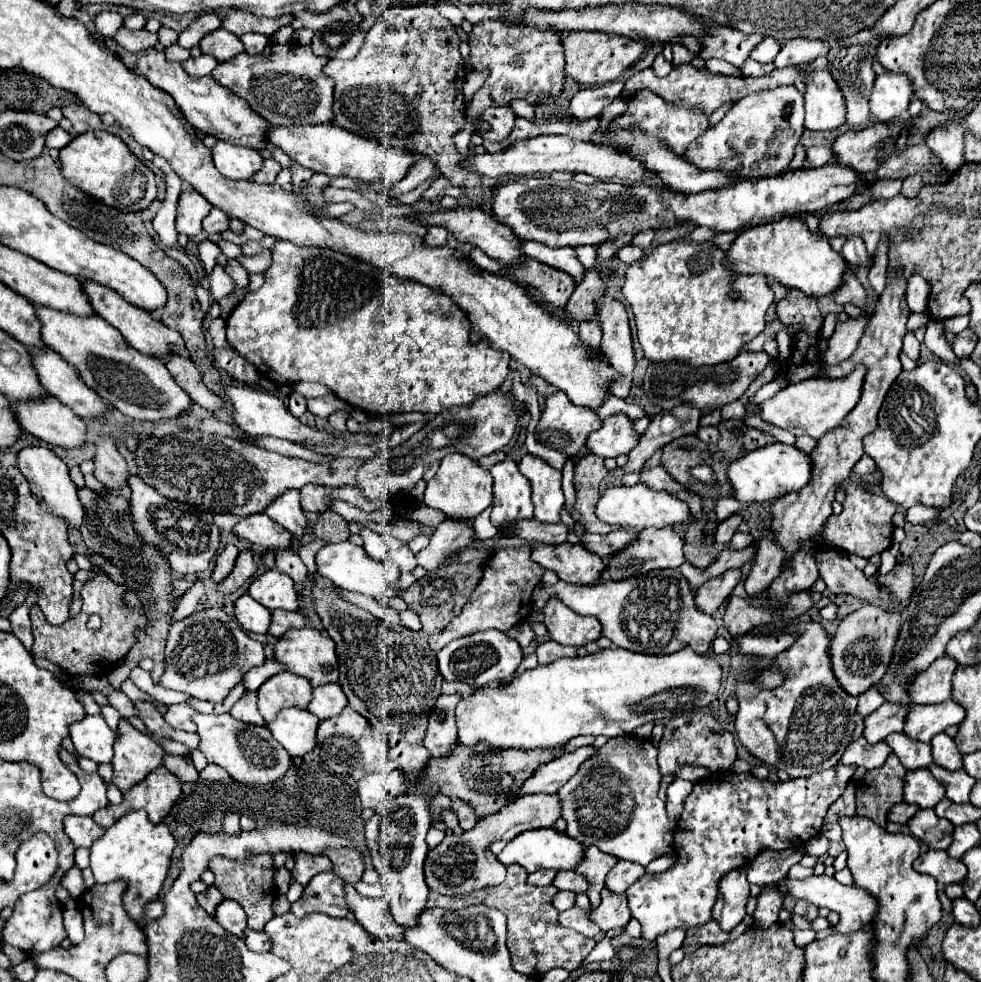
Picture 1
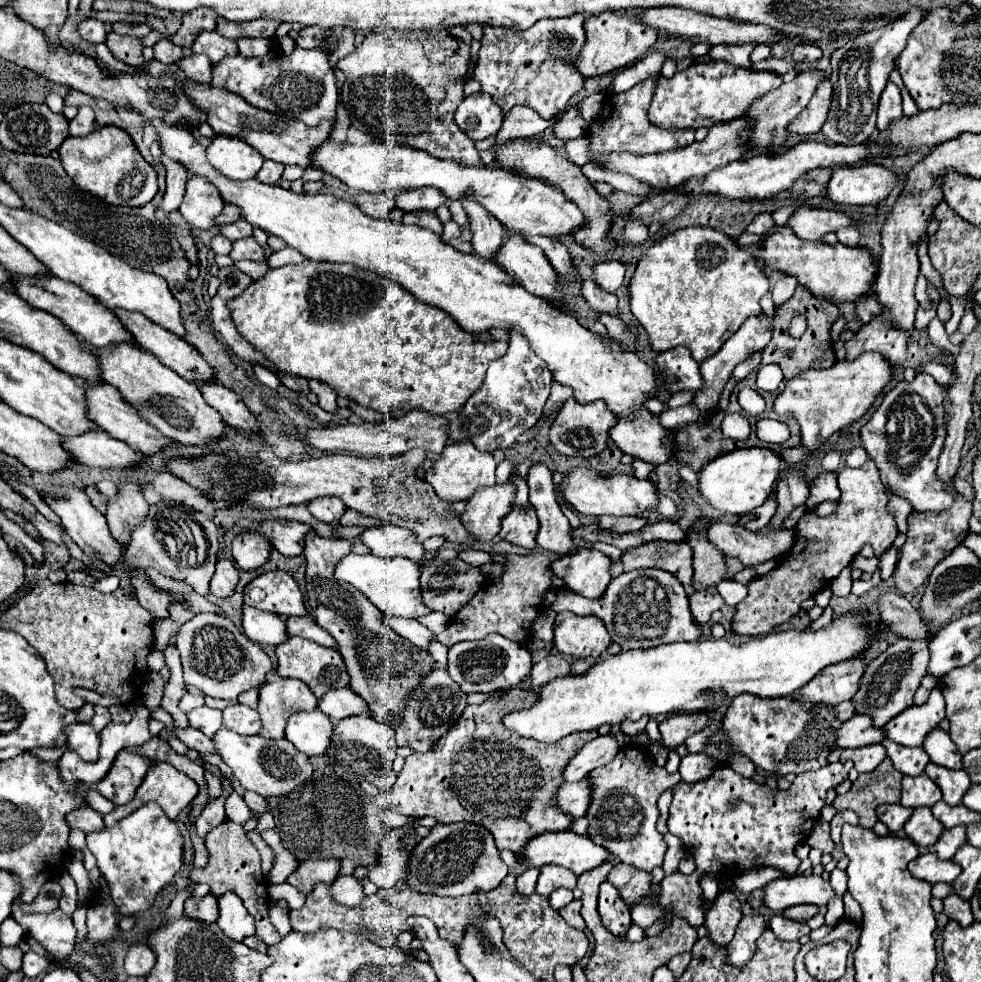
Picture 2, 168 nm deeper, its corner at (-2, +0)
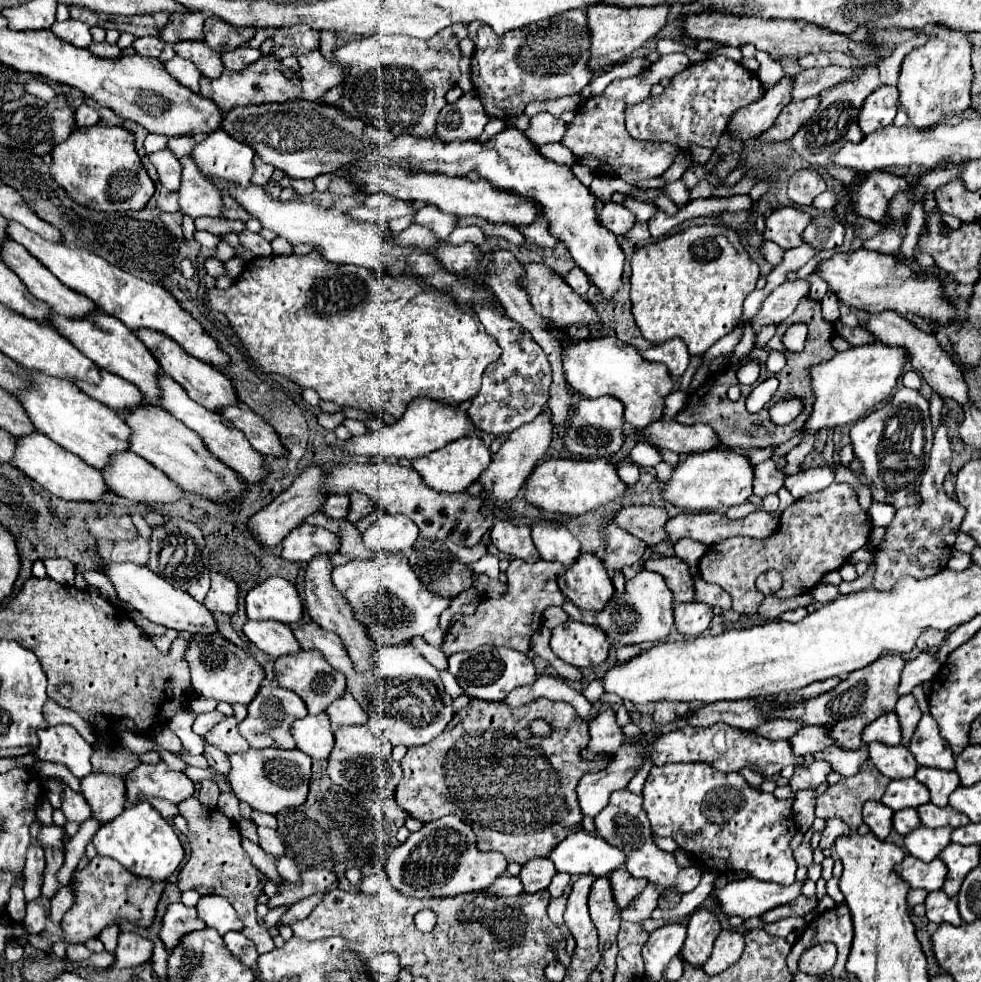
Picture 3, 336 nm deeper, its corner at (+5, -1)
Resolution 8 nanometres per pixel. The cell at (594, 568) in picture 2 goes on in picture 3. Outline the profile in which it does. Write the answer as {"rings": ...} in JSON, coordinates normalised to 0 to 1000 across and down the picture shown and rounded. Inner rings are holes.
{"rings":[[[592,563],[568,594],[576,608],[596,622],[613,622],[627,604],[615,571],[602,563]]]}

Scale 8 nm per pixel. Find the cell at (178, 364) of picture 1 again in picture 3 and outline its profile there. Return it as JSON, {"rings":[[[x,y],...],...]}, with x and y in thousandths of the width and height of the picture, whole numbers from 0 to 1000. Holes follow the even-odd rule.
{"rings":[[[231,412],[231,414],[225,414],[223,421],[227,425],[231,425],[231,429],[238,431],[238,435],[248,439],[248,443],[252,445],[252,449],[256,451],[256,455],[262,461],[278,463],[278,465],[284,465],[284,463],[291,461],[282,441],[278,439],[278,435],[272,433],[254,414],[250,414],[250,412]]]}

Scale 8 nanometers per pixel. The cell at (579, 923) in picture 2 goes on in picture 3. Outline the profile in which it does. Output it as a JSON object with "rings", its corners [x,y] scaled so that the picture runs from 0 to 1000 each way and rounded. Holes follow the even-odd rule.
{"rings":[[[578,913],[562,915],[562,920],[560,920],[560,936],[562,936],[566,942],[574,942],[576,922],[578,922]]]}

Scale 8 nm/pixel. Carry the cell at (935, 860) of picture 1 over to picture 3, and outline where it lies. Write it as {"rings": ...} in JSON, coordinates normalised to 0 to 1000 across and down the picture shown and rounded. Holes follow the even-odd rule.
{"rings":[[[925,871],[920,875],[920,879],[916,879],[912,883],[912,887],[931,903],[939,903],[939,905],[945,905],[945,907],[955,907],[959,905],[963,893],[965,893],[965,881],[959,877],[959,875],[951,875],[947,879],[931,873],[931,871]]]}

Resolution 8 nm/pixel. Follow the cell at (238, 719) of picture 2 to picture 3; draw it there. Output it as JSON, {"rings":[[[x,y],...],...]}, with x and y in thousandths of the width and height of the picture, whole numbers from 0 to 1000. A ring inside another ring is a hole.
{"rings":[[[233,728],[227,734],[223,734],[211,748],[209,755],[213,755],[215,759],[223,761],[227,767],[242,767],[242,765],[252,765],[254,757],[250,755],[250,751],[246,751],[244,742],[242,742],[244,734]]]}

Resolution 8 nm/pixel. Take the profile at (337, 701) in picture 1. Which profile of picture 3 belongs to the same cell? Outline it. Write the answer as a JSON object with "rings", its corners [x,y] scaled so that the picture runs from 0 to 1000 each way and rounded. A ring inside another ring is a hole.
{"rings":[[[350,706],[344,714],[339,714],[331,726],[335,728],[339,740],[348,738],[372,738],[374,736],[374,726],[364,718],[362,710],[358,706]]]}

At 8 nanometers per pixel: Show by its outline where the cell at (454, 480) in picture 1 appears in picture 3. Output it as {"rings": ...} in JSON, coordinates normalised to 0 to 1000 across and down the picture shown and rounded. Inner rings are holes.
{"rings":[[[482,443],[482,445],[470,445],[466,449],[460,449],[454,455],[437,461],[435,465],[427,465],[425,469],[421,469],[421,476],[431,486],[433,494],[437,494],[439,498],[452,502],[470,502],[480,492],[486,490],[486,486],[496,478],[498,469],[501,469],[501,461],[492,453],[492,447]]]}

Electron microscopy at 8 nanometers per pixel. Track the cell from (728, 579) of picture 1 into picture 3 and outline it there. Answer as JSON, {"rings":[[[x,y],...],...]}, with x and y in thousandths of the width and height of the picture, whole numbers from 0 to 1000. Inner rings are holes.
{"rings":[[[713,612],[688,616],[690,643],[700,647],[700,649],[710,649],[710,647],[719,645],[725,636],[725,630],[727,630],[727,618],[725,616],[715,616]]]}

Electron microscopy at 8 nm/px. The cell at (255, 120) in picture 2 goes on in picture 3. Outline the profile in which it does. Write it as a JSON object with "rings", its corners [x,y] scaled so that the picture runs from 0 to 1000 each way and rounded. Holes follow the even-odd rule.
{"rings":[[[317,103],[238,109],[227,117],[225,131],[238,142],[256,148],[268,166],[286,172],[297,182],[321,182],[327,176],[339,176],[362,166],[429,172],[460,180],[486,174],[505,190],[547,205],[558,217],[560,237],[580,254],[586,268],[611,292],[615,302],[625,302],[633,292],[637,260],[629,241],[609,225],[609,201],[584,178],[582,170],[554,160],[531,131],[513,131],[492,148],[488,144],[452,146],[374,129],[344,109]]]}

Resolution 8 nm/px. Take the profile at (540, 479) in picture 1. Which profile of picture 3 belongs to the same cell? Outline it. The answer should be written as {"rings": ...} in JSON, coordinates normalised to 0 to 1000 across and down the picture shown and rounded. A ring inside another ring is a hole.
{"rings":[[[543,535],[543,553],[556,571],[568,571],[574,577],[582,577],[590,567],[590,551],[576,535]]]}

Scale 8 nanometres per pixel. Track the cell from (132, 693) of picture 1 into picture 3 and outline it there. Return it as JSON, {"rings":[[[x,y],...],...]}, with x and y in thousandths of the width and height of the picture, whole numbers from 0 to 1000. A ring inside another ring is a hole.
{"rings":[[[219,787],[219,791],[223,791],[223,793],[219,793],[219,797],[221,797],[221,799],[223,799],[223,803],[225,803],[225,810],[223,810],[223,826],[225,826],[227,830],[231,830],[235,836],[244,838],[244,836],[246,836],[244,814],[242,814],[242,812],[240,812],[240,808],[235,805],[235,799],[231,797],[229,789]]]}

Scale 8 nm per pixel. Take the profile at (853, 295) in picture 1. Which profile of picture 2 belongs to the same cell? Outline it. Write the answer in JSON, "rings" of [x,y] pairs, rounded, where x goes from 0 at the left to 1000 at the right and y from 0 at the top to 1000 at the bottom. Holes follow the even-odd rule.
{"rings":[[[885,301],[885,303],[879,303],[873,308],[873,320],[879,326],[879,330],[885,330],[889,324],[899,320],[899,312],[895,310],[893,301]]]}

